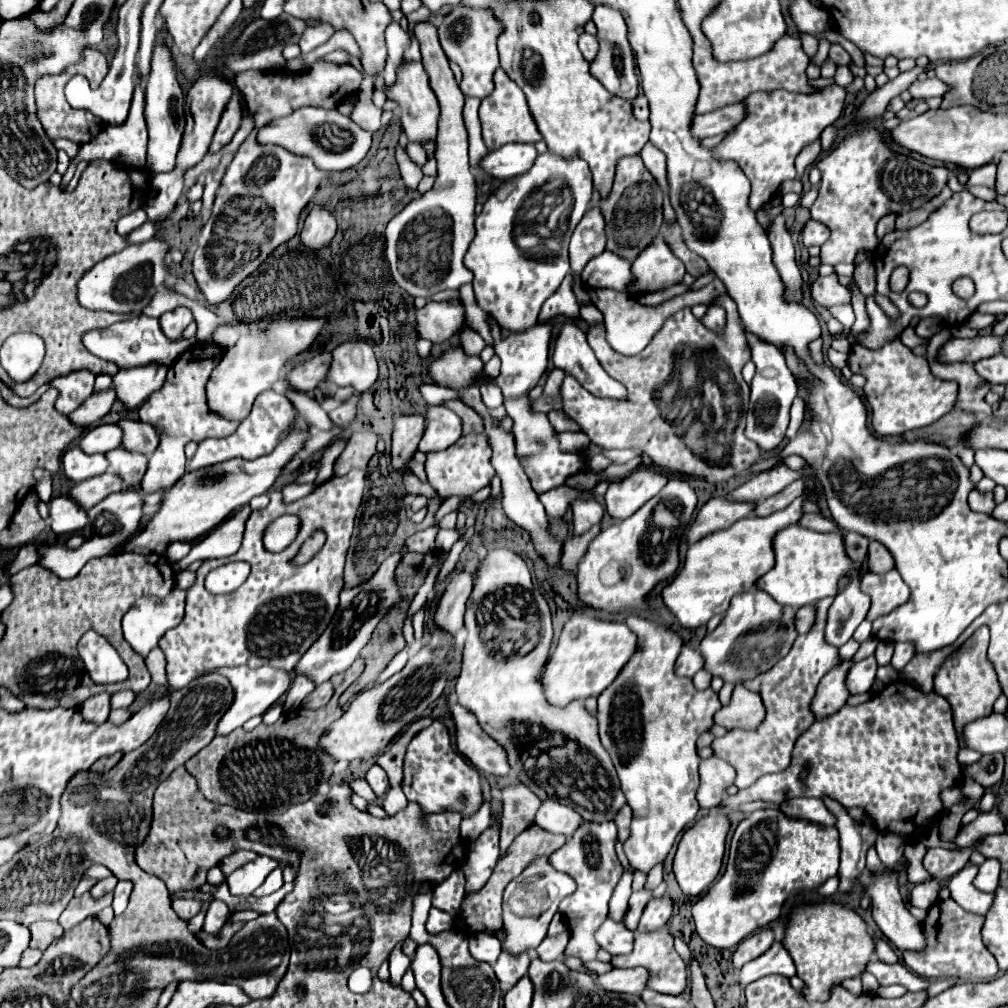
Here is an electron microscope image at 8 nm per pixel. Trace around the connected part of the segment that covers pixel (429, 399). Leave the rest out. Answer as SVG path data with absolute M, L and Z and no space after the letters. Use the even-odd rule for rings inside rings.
M422 383L418 387L418 391L426 399L426 403L432 403L432 405L442 405L448 399L456 399L456 395L452 395L452 391L444 391L444 387L436 387L434 383Z

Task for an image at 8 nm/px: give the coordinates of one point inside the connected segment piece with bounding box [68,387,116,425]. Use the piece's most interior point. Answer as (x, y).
(97, 405)

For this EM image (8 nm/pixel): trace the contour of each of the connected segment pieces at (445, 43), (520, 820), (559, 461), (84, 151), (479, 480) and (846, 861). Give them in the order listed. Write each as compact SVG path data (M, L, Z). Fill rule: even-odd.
M454 7L452 13L448 13L440 27L440 45L450 61L460 65L464 79L460 83L460 91L464 97L478 97L486 99L494 91L494 71L498 69L498 51L496 51L496 39L500 35L502 27L498 21L494 21L490 9L470 9L470 7Z
M522 783L510 785L502 791L502 805L504 805L502 829L500 829L502 855L512 843L512 839L534 823L534 815L540 803L542 801L532 791L528 791L528 787L524 787Z
M489 316L487 322L492 335L494 335L494 351L502 359L502 369L500 369L500 375L496 377L496 385L502 389L506 413L514 421L512 433L516 439L516 457L518 457L522 469L526 471L536 495L542 495L554 487L566 485L566 481L570 477L578 475L580 471L586 471L586 457L584 455L560 451L558 433L554 431L546 413L532 411L532 401L528 395L532 385L538 383L538 379L542 377L542 373L548 367L548 347L550 347L552 325L536 323L536 327L532 327L520 335L508 335L503 339L501 331L496 329L495 319Z
M136 85L128 119L126 119L122 125L118 125L118 127L114 127L114 125L102 127L102 131L100 131L98 137L94 137L92 141L80 145L78 153L70 159L70 165L62 176L60 187L66 189L75 173L76 165L78 165L80 161L92 161L92 159L94 159L94 161L96 161L96 159L108 159L108 161L112 161L112 159L122 159L126 165L130 165L130 167L134 167L134 169L144 169L144 165L146 165L146 163L144 163L144 155L146 155L148 131L146 131L146 123L144 123L144 115L142 115L142 113L144 113L144 87L142 87L142 85Z
M484 433L460 437L448 449L444 449L440 453L428 453L428 459L426 459L428 483L438 491L438 495L442 499L448 499L454 495L470 497L472 493L480 491L482 487L488 487L494 477L494 469L490 465L490 453L492 451L488 447L488 441L484 439Z
M822 797L824 805L828 811L832 811L836 819L836 829L840 833L840 849L842 849L842 859L840 859L840 891L850 891L854 879L866 869L866 851L874 845L876 841L876 829L864 825L860 827L858 821L854 821L848 815L848 809L842 807L838 801L832 797Z

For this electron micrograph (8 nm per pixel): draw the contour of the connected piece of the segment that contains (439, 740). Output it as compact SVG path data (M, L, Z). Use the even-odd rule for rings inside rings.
M434 721L430 727L422 729L408 745L404 759L404 781L402 791L408 801L422 805L426 813L458 811L464 819L472 817L482 804L481 776L464 755L456 751L454 739L450 737L444 723ZM466 795L466 803L460 803L458 797Z

